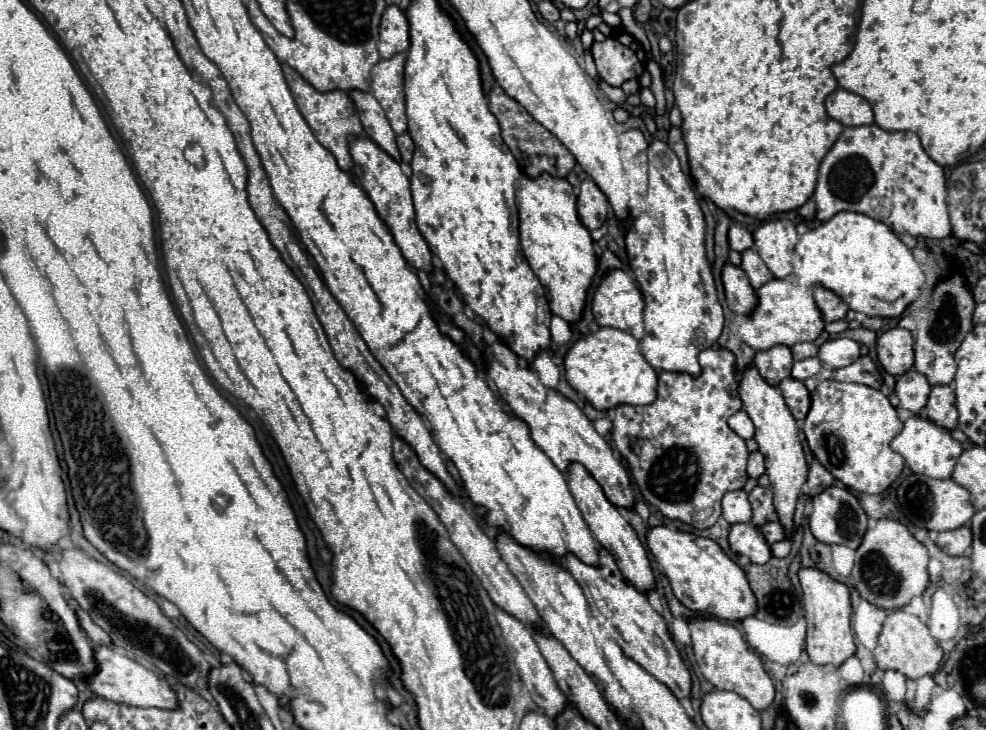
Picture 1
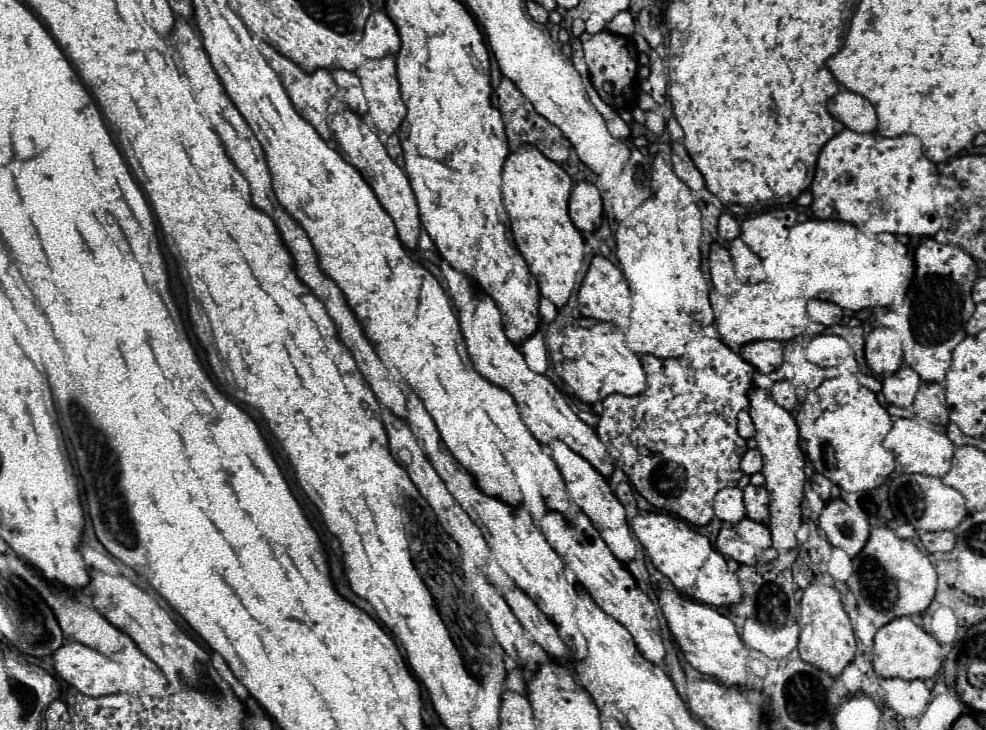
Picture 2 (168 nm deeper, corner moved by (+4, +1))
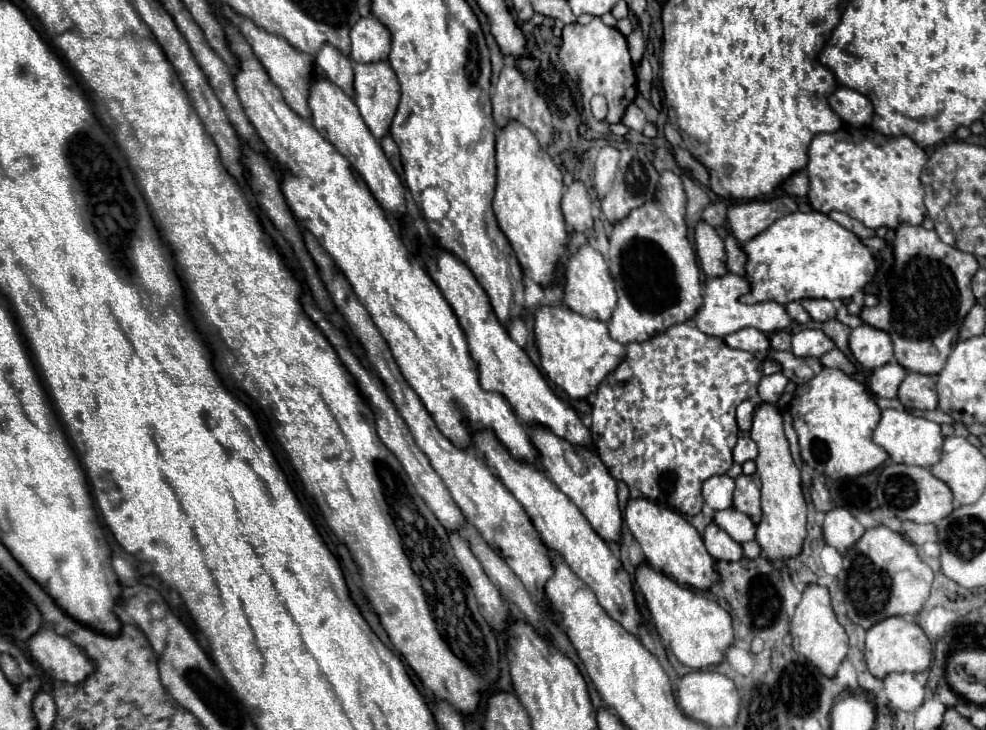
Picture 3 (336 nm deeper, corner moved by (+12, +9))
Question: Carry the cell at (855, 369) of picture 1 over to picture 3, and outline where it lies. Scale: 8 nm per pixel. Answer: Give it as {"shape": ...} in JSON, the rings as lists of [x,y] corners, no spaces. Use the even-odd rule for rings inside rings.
{"shape":[[[776,351],[772,353],[772,357],[782,365],[782,373],[794,381],[796,385],[812,379],[816,373],[822,371],[822,365],[818,359],[812,359],[812,357],[796,357],[792,351]]]}

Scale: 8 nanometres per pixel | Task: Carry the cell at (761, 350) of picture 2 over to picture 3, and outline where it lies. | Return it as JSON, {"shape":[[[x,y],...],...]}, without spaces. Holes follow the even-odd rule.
{"shape":[[[748,327],[748,329],[740,329],[728,337],[724,337],[726,345],[732,347],[732,349],[742,349],[742,351],[748,351],[752,353],[756,359],[760,357],[768,357],[770,355],[770,341],[768,341],[768,335],[754,329],[754,327]]]}

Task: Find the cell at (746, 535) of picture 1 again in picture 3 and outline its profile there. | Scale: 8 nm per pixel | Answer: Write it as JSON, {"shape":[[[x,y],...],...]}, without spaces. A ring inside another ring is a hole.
{"shape":[[[710,523],[704,531],[704,545],[716,561],[740,561],[744,557],[742,545],[736,543],[724,529]]]}

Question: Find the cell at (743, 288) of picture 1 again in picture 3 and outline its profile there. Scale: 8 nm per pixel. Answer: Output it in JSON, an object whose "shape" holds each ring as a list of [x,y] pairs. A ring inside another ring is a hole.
{"shape":[[[700,221],[696,225],[694,233],[696,241],[696,253],[700,259],[700,265],[708,277],[722,277],[728,273],[726,269],[726,251],[724,241],[716,233],[714,227],[710,227],[706,221]]]}

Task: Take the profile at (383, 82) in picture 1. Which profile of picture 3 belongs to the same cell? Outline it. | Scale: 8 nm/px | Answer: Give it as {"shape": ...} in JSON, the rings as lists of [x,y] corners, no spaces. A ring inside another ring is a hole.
{"shape":[[[378,61],[378,63],[354,63],[354,89],[356,89],[356,105],[360,109],[360,115],[364,123],[368,125],[370,133],[376,139],[382,139],[394,119],[396,107],[400,103],[400,83],[396,79],[396,73],[392,71],[388,61]]]}

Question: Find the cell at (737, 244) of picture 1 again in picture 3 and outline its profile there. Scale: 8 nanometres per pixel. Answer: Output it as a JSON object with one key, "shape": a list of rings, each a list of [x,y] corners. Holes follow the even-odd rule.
{"shape":[[[712,203],[704,209],[702,219],[712,227],[722,227],[722,225],[726,225],[726,213],[728,213],[728,209],[724,203]]]}

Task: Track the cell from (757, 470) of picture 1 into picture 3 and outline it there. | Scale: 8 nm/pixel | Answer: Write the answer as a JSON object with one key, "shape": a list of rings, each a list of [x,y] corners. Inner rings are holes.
{"shape":[[[748,435],[740,437],[738,443],[736,443],[736,447],[734,447],[734,461],[742,465],[744,461],[754,459],[754,457],[756,457],[756,443]]]}

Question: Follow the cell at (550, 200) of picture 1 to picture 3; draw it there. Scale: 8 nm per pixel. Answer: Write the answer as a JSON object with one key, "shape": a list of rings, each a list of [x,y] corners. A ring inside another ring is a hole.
{"shape":[[[518,121],[506,125],[496,135],[496,163],[498,183],[494,195],[494,213],[500,229],[508,237],[524,275],[534,283],[548,287],[558,281],[556,265],[568,249],[568,231],[560,209],[562,173],[552,157],[540,147],[530,129]]]}

